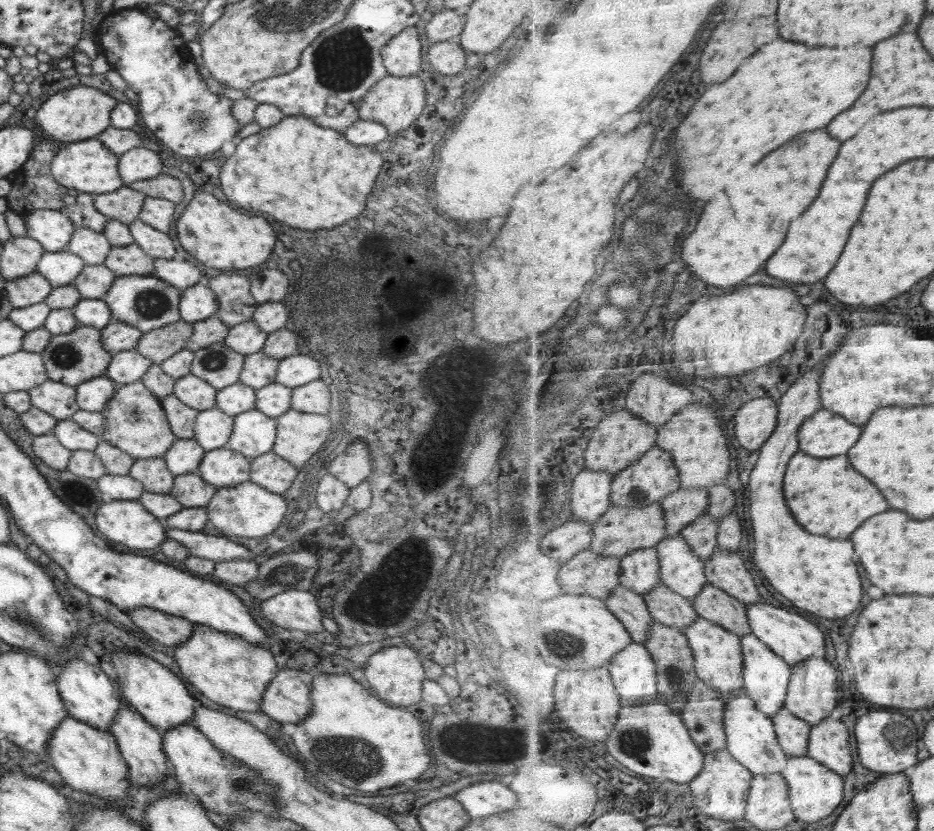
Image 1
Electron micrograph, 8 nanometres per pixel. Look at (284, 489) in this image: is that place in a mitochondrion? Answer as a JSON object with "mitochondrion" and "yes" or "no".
{"mitochondrion":"no"}

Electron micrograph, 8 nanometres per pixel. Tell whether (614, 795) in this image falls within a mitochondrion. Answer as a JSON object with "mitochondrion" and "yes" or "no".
{"mitochondrion":"no"}

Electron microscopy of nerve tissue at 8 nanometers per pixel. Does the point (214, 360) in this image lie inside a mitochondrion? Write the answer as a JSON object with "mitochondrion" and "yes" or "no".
{"mitochondrion":"yes"}

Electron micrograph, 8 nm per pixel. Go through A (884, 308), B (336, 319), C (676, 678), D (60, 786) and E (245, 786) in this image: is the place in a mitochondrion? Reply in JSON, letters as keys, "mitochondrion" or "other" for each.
{"A":"other","B":"mitochondrion","C":"mitochondrion","D":"other","E":"mitochondrion"}

